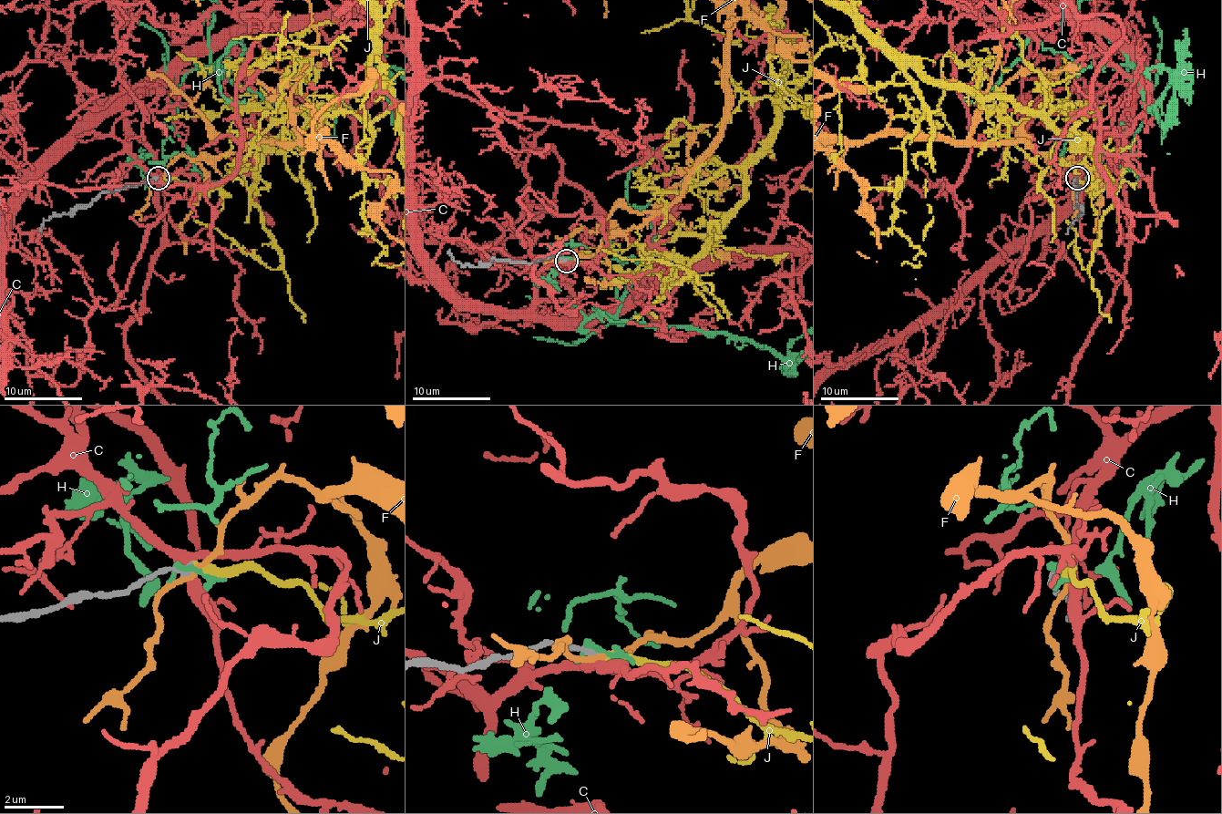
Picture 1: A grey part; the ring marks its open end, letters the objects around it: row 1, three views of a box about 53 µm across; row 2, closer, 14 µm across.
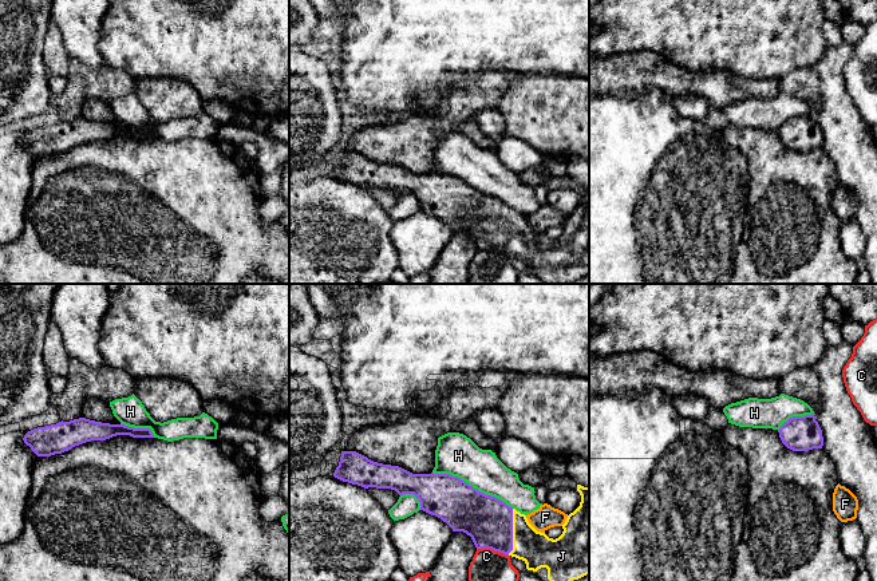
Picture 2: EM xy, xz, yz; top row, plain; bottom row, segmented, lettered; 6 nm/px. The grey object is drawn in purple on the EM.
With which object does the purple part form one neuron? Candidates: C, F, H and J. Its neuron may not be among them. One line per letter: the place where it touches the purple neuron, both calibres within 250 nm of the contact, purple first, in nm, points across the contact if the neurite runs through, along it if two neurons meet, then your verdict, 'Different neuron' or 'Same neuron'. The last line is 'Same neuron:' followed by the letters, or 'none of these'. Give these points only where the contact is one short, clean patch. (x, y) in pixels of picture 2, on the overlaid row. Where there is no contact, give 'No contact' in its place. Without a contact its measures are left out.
C: Touches purple at xz (493, 549). Thickness 280 nm (purple) against 190 nm. Boundary: xz (477, 548), (490, 548), (508, 556). Different neuron
F: No contact. Different neuron
H: Touches purple at xz (471, 486). Thickness 280 nm (purple) against 240 nm. Different neuron
J: Touches purple at xz (512, 532). Thickness 280 nm (purple) against 200 nm. Same neuron
Same neuron: J

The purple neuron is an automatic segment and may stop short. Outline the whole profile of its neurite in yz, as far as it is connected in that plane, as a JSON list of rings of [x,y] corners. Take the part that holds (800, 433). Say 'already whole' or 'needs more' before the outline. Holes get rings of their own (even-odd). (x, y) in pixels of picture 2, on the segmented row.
already whole; [[[814,414],[793,416],[778,430],[782,443],[793,451],[809,451],[822,448],[822,430]]]

